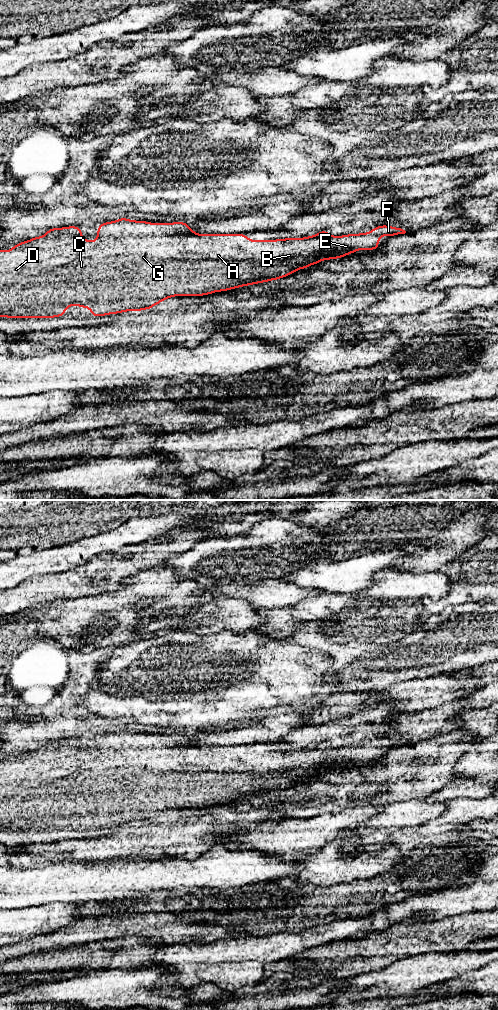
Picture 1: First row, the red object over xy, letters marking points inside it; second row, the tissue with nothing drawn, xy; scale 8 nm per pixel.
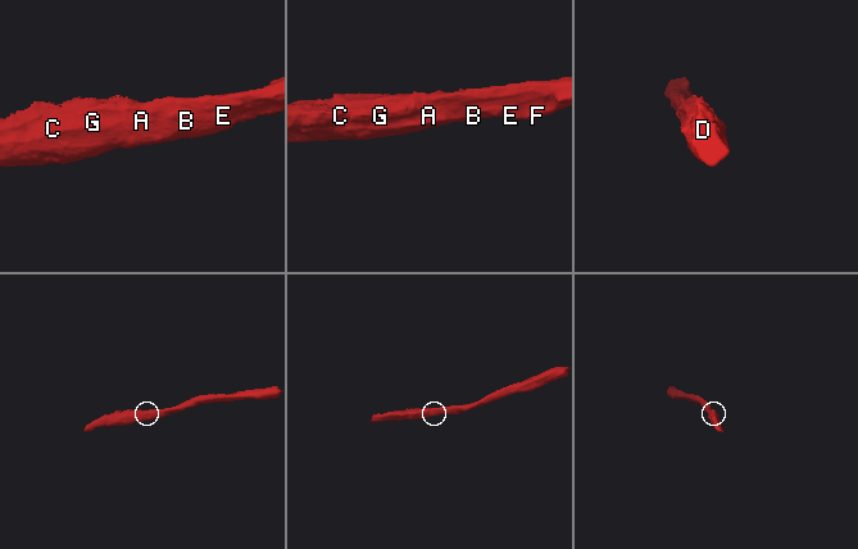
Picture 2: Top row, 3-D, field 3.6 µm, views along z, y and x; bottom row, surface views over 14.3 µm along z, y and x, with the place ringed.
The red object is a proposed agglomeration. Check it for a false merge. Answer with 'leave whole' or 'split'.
leave whole

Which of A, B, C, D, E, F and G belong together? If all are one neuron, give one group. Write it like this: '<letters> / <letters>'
A B C D E F G

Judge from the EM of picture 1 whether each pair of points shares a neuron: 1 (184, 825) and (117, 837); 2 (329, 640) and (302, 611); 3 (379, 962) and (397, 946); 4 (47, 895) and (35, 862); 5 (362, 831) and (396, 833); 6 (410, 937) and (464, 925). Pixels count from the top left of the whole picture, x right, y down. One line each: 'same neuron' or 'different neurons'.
1: same neuron
2: different neurons
3: same neuron
4: different neurons
5: same neuron
6: same neuron

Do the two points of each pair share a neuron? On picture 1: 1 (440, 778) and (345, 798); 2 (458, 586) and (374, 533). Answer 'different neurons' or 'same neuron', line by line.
1: same neuron
2: different neurons

